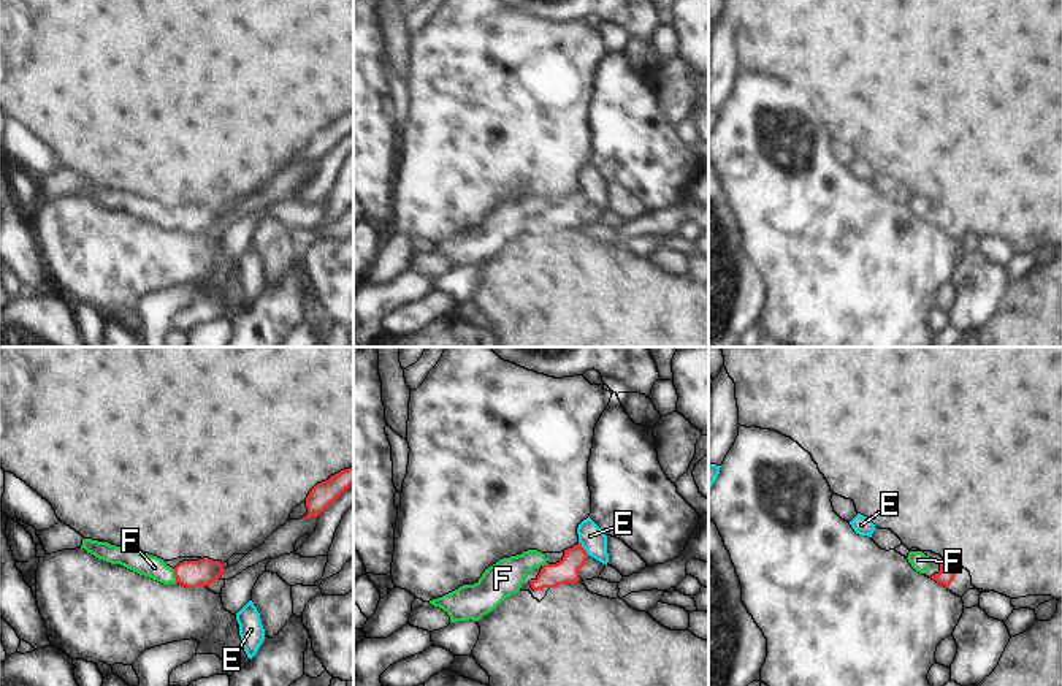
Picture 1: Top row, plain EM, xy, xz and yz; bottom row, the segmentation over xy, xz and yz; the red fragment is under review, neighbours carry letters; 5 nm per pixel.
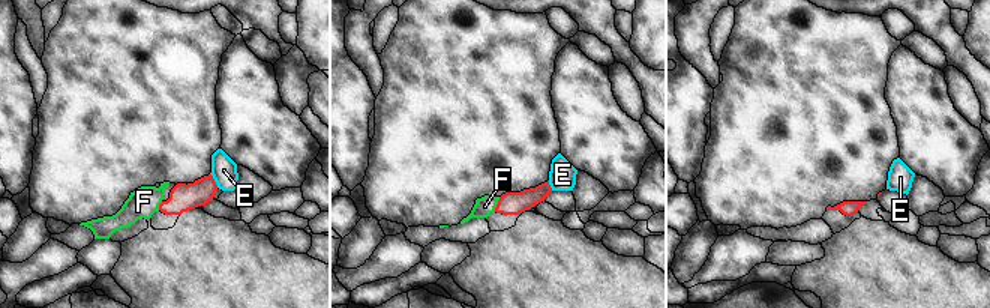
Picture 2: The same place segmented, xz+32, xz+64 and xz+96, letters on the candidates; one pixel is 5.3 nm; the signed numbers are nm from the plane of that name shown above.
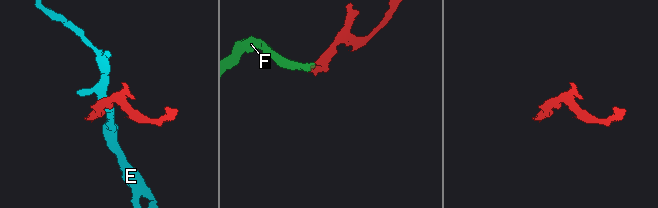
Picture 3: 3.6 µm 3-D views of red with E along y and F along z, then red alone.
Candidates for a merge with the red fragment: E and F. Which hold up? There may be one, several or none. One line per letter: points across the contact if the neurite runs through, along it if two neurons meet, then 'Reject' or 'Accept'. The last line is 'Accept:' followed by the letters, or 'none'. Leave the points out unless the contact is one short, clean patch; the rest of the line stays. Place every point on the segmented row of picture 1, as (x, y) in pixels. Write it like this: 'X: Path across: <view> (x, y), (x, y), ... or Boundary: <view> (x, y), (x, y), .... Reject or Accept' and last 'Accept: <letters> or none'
E: Boundary: xz (579, 541), (588, 555). Reject
F: Path across: xy (191, 574), (175, 575), (167, 575), (154, 567). Accept
Accept: F

